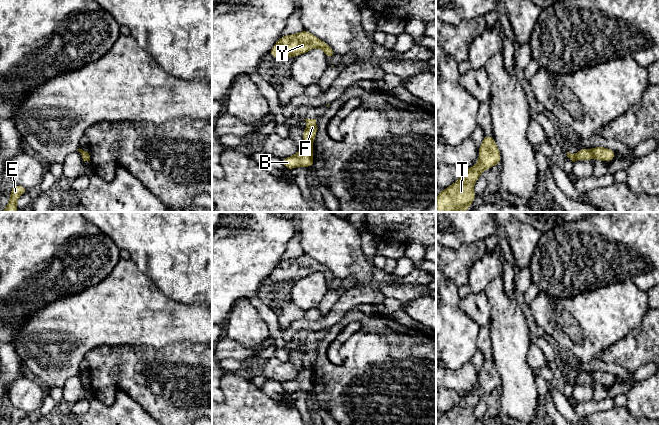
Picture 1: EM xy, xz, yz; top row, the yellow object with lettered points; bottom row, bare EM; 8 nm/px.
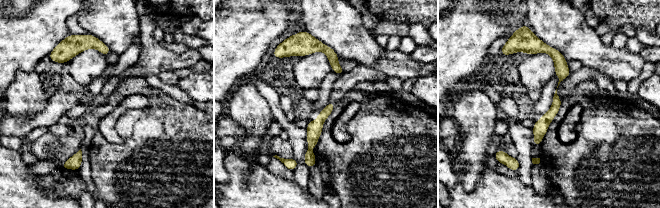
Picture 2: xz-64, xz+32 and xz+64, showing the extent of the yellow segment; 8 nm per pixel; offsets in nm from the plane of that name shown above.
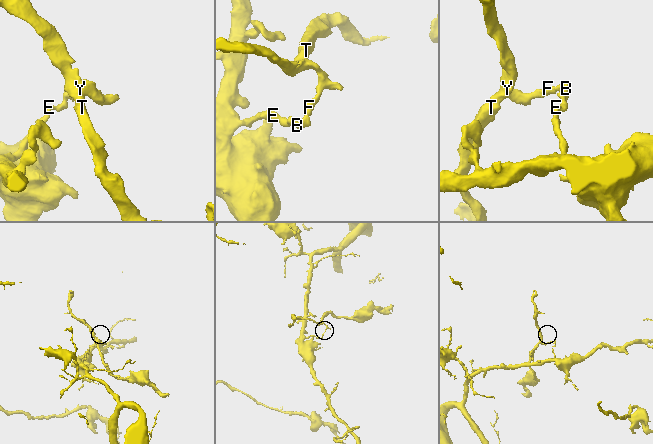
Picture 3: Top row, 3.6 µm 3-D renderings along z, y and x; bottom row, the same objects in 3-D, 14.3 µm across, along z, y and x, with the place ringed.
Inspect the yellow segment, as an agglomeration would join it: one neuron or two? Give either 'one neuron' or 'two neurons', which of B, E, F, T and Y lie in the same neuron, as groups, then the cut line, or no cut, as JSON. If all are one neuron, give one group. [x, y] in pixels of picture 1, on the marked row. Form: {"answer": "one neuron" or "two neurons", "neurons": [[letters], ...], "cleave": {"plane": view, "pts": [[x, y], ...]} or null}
{"answer": "two neurons", "neurons": [["B", "E"], ["F", "T", "Y"]], "cleave": {"plane": "xz", "pts": [[305, 142], [311, 145]]}}

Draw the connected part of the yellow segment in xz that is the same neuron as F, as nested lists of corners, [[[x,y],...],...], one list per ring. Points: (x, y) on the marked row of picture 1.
[[[304,119],[304,120],[307,123],[307,127],[304,129],[303,132],[303,140],[305,143],[312,145],[317,133],[317,122],[316,119]]]

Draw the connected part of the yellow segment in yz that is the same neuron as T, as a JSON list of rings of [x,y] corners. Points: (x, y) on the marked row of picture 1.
[[[485,135],[478,149],[478,164],[461,170],[458,181],[439,192],[436,212],[465,212],[476,198],[474,184],[485,169],[499,165],[501,155],[493,136]]]

